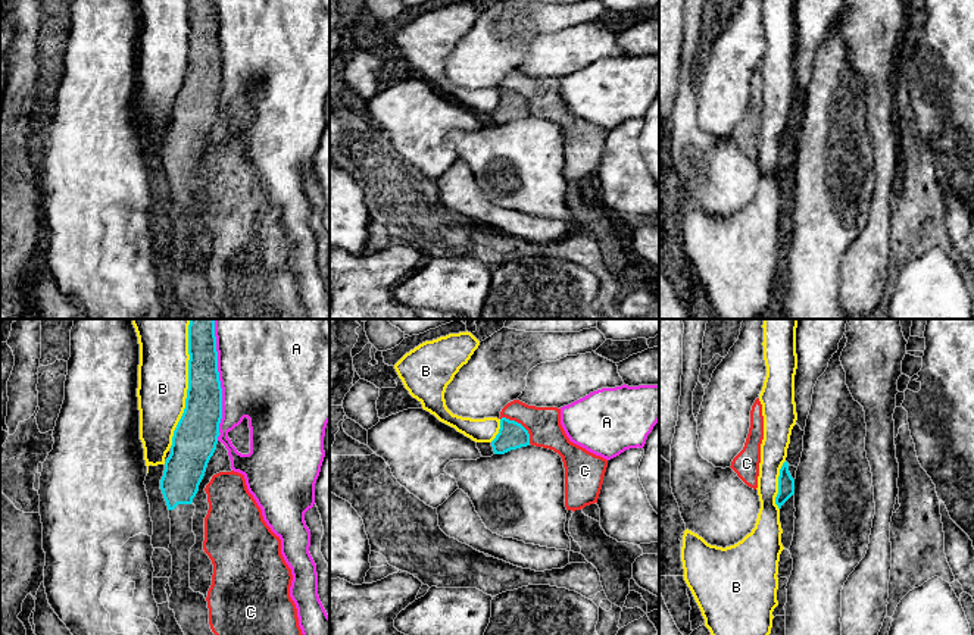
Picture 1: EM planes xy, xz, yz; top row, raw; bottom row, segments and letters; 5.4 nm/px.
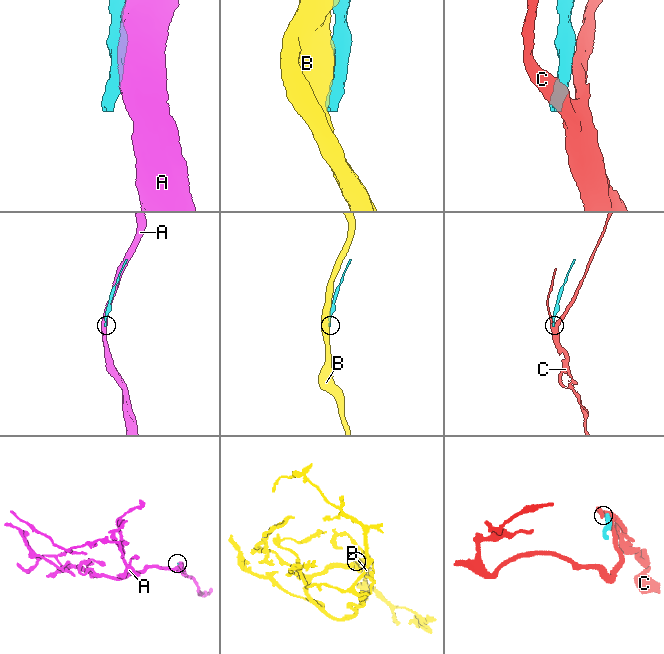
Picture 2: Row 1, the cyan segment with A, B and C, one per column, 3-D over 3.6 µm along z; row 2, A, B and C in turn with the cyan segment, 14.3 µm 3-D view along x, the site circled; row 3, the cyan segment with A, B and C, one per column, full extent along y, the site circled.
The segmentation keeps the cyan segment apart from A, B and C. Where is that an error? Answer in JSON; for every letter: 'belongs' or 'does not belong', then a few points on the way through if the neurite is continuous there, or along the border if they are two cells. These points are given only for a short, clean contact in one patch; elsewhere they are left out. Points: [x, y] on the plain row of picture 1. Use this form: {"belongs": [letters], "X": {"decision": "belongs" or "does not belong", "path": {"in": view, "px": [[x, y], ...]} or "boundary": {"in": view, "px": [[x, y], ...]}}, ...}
{"belongs": [], "A": {"decision": "does not belong"}, "B": {"decision": "does not belong"}, "C": {"decision": "does not belong"}}

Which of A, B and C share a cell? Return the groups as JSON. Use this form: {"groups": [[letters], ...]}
{"groups": [["A"], ["B"], ["C"]]}

